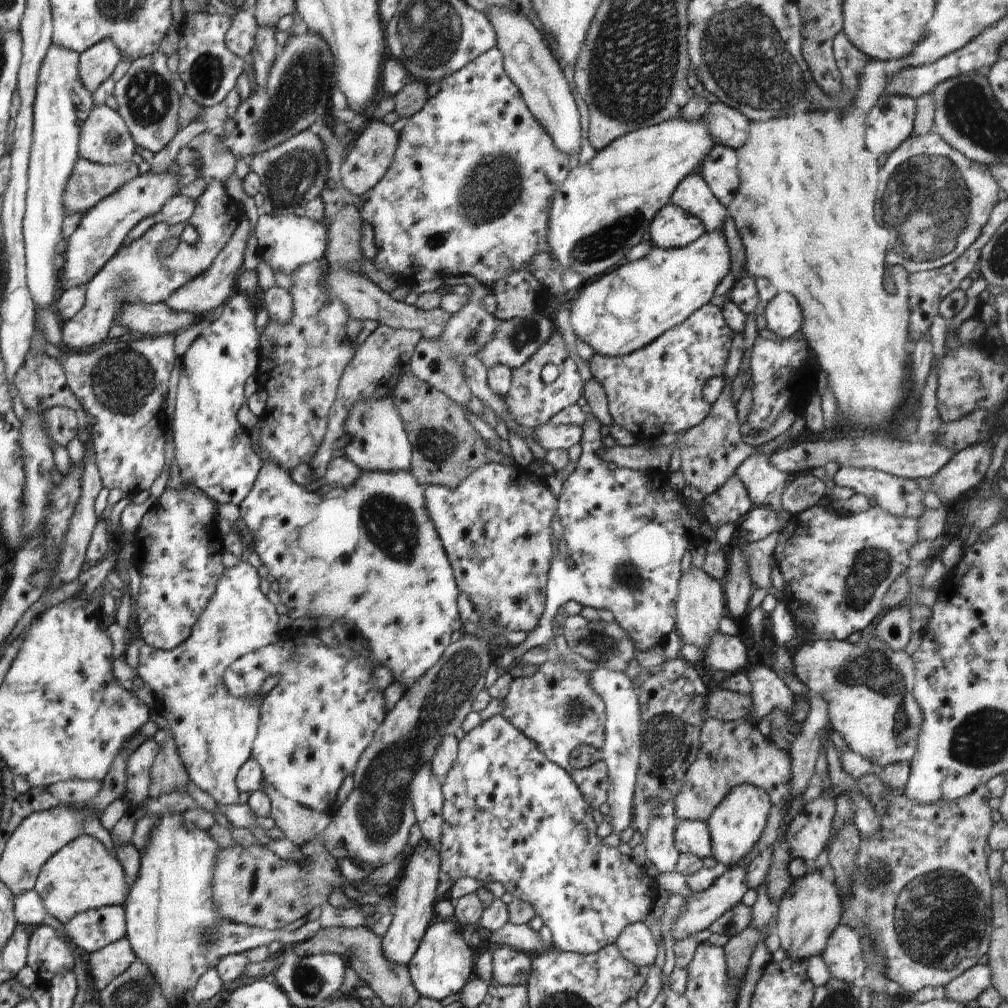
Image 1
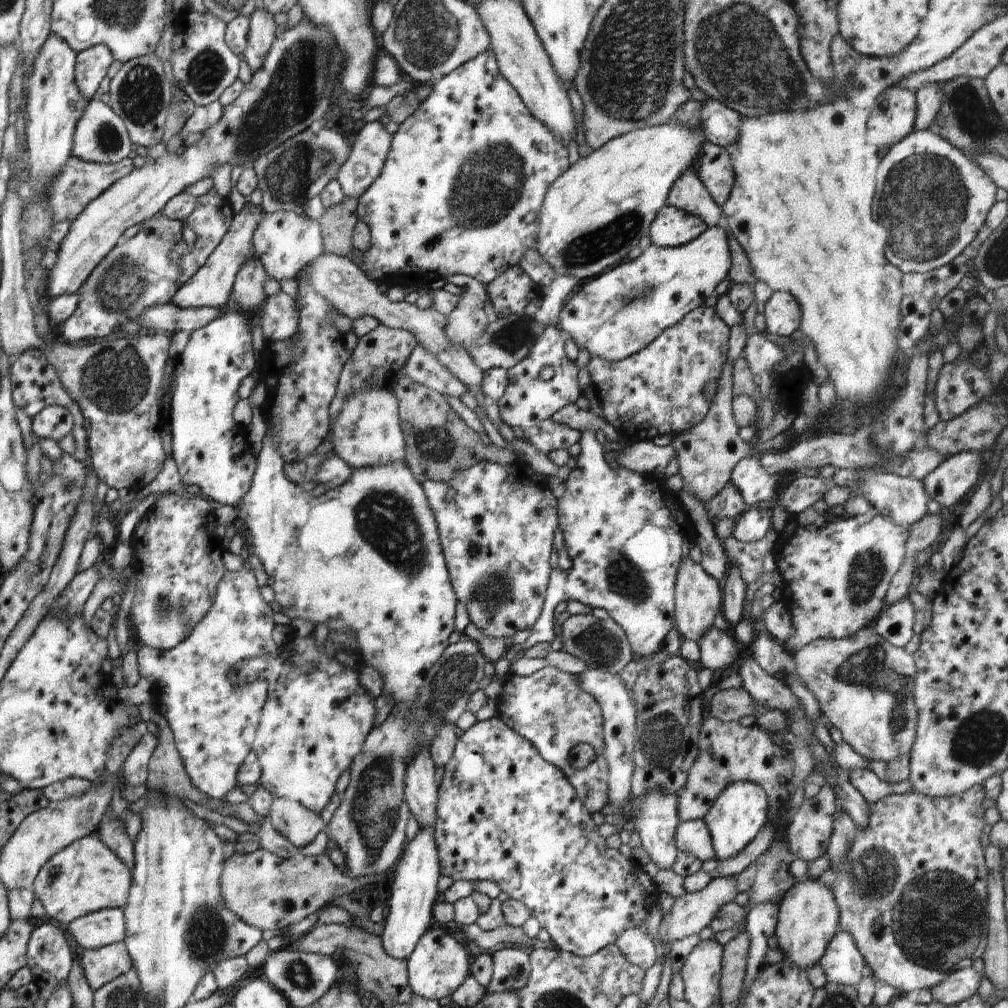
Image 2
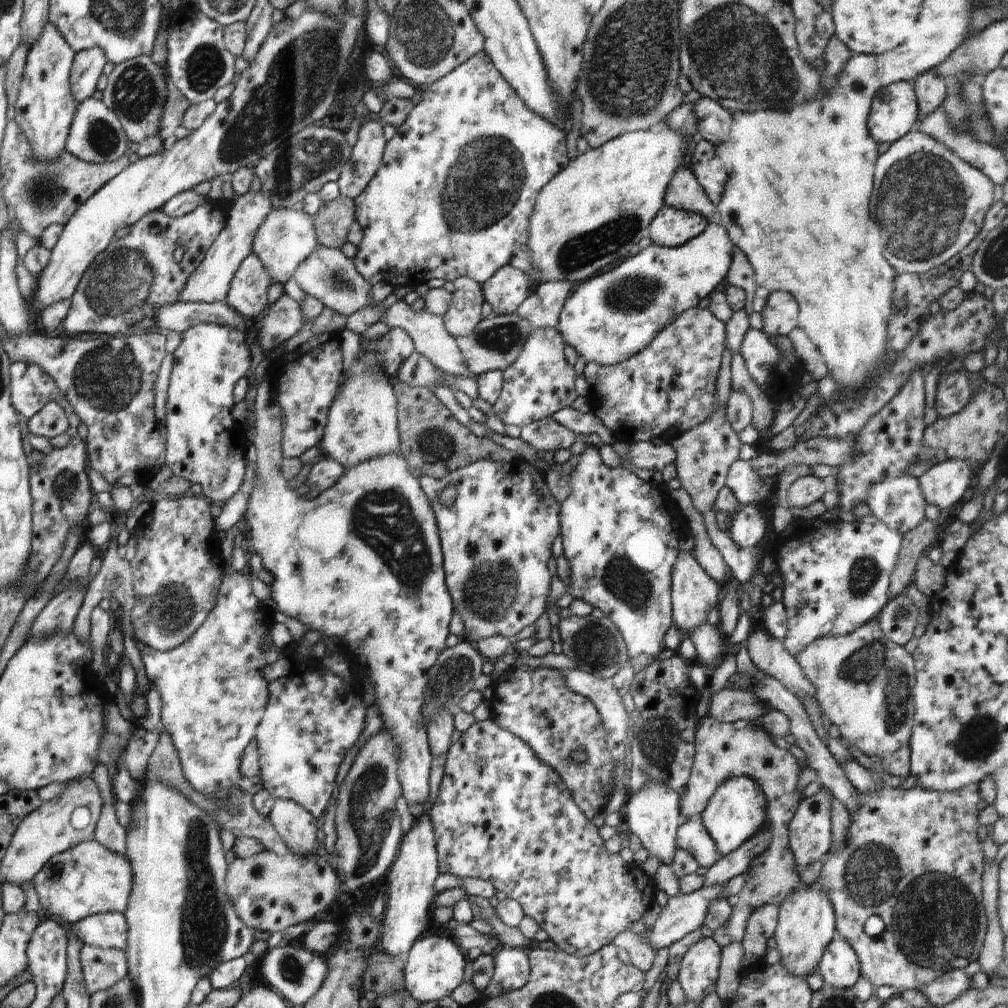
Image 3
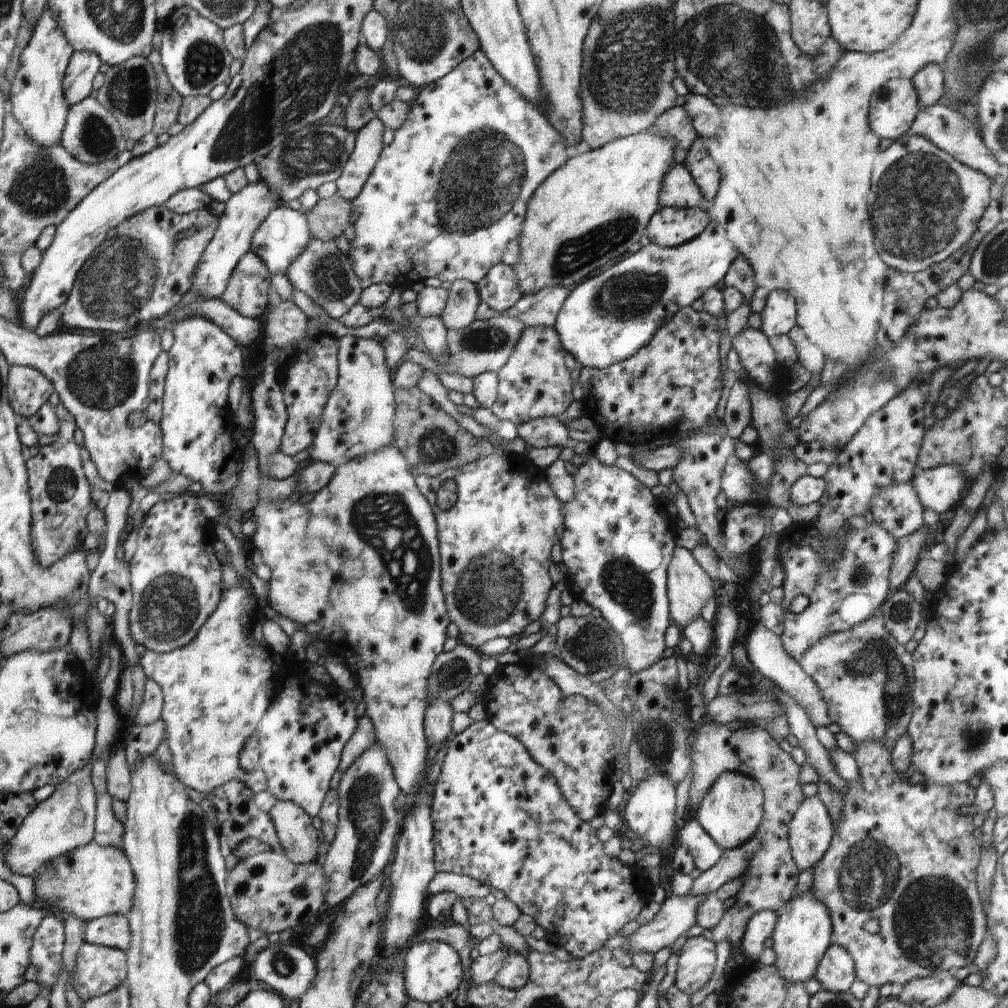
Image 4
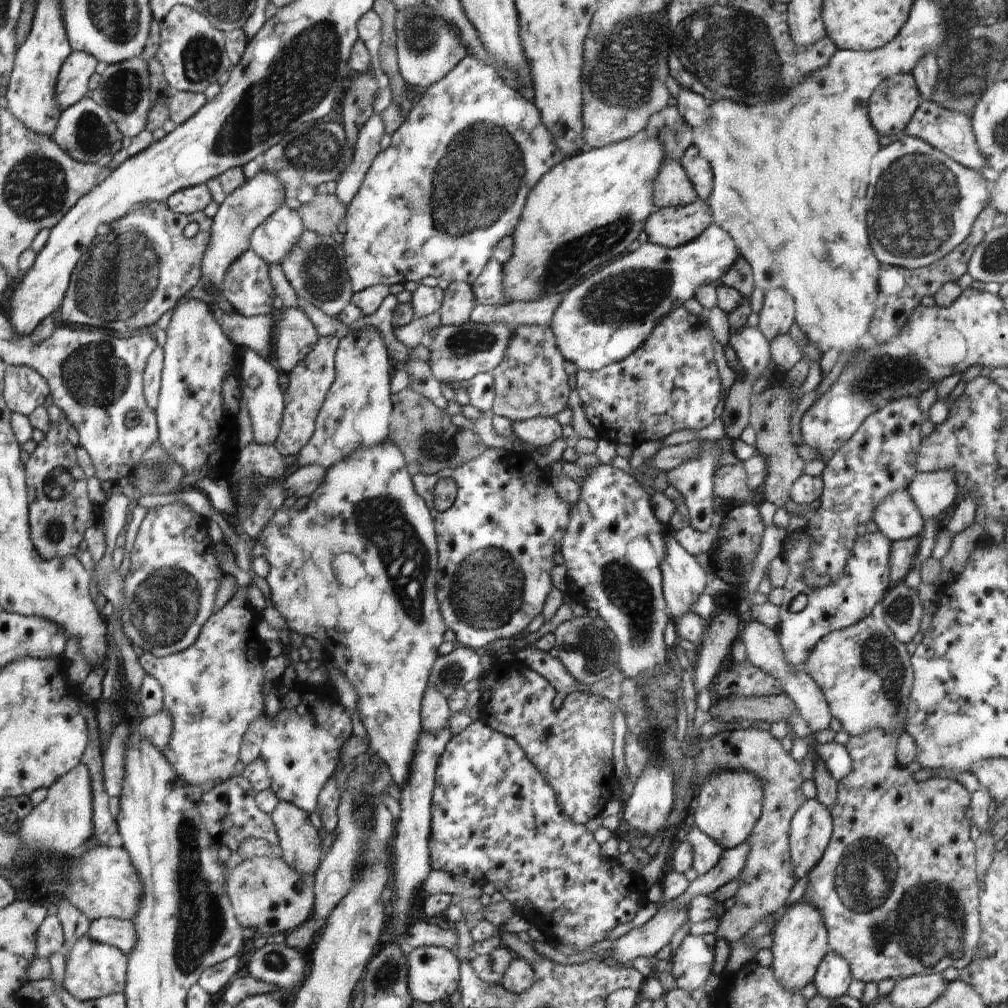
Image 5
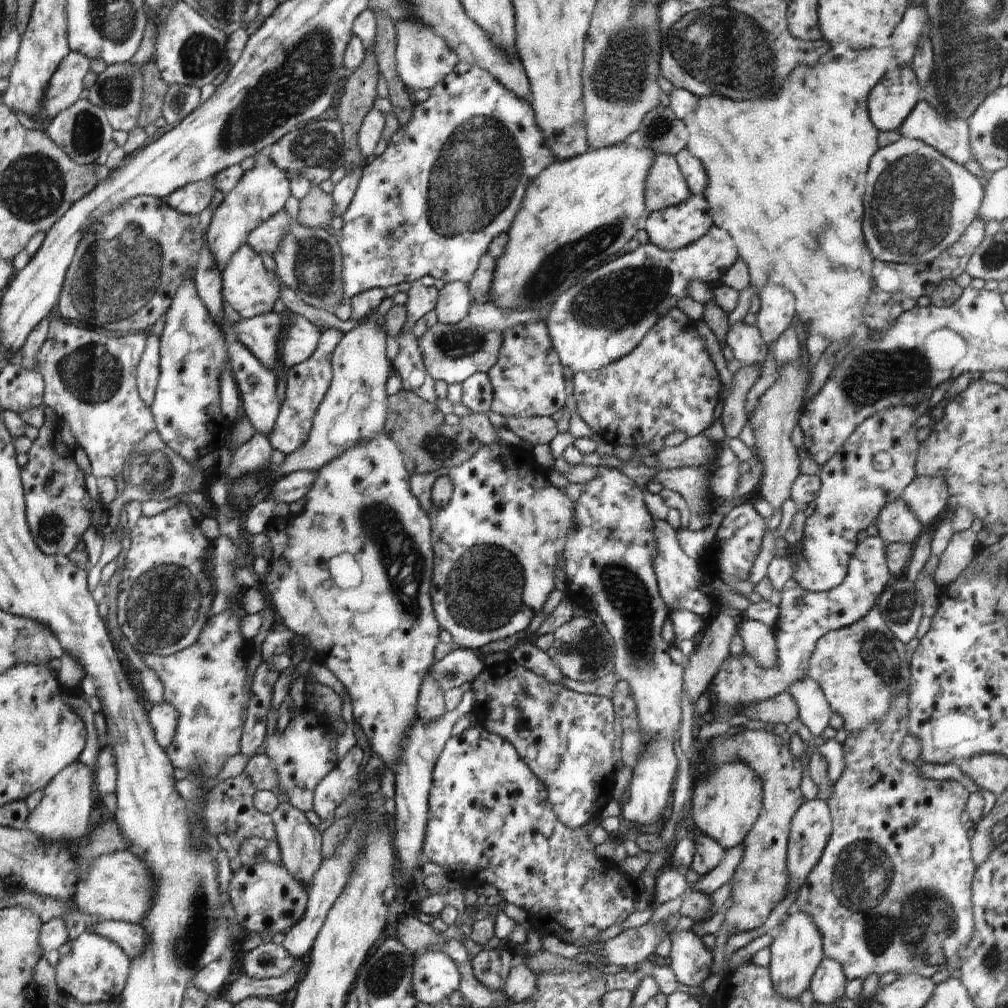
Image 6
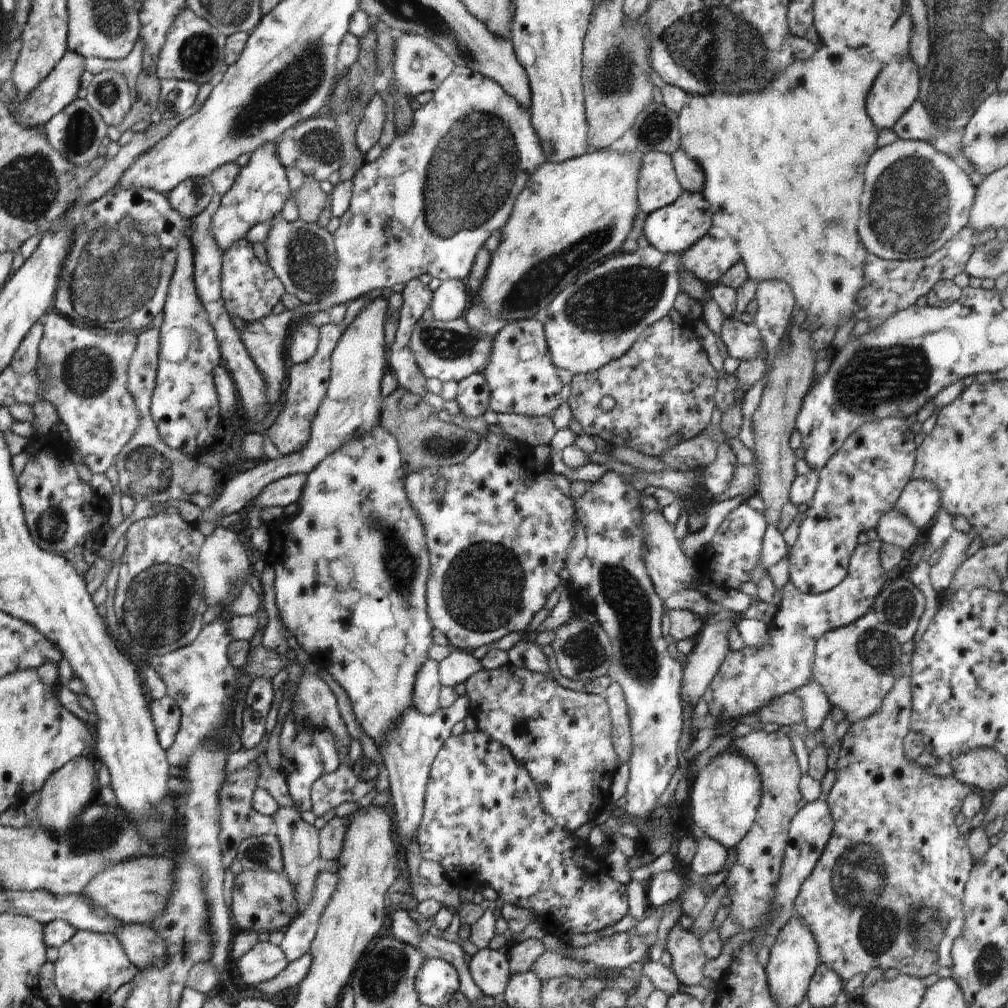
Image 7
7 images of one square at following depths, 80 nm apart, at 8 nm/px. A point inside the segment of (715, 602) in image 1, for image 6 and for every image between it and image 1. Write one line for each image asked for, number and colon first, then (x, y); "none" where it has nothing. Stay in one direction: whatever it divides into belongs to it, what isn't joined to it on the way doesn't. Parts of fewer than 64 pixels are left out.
2: (698, 597)
3: (693, 593)
4: (689, 588)
5: (683, 579)
6: (676, 572)

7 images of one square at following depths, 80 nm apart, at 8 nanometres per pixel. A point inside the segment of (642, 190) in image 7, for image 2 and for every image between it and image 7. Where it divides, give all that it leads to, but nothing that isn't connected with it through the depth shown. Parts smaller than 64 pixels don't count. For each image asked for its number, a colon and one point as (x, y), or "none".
2: (688, 193)
3: (684, 192)
4: (679, 190)
5: (671, 188)
6: (665, 186)

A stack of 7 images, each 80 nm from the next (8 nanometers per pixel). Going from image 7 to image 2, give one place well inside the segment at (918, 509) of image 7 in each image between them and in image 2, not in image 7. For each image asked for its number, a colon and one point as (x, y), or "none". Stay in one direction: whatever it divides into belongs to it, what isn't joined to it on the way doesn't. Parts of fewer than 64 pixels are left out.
2: (949, 482)
3: (943, 484)
4: (939, 489)
5: (932, 493)
6: (926, 496)

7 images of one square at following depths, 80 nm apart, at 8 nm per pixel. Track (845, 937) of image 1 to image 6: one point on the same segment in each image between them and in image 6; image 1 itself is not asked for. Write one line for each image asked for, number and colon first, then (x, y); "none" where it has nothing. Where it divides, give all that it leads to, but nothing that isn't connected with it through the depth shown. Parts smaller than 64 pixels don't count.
2: (842, 962)
3: (839, 967)
4: (836, 973)
5: (833, 976)
6: (828, 983)

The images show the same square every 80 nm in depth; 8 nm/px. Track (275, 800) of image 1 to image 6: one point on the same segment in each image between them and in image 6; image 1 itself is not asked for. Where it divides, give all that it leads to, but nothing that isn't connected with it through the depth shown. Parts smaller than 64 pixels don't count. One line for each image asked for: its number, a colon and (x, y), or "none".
2: (292, 820)
3: (297, 827)
4: (294, 827)
5: (299, 843)
6: (299, 841)

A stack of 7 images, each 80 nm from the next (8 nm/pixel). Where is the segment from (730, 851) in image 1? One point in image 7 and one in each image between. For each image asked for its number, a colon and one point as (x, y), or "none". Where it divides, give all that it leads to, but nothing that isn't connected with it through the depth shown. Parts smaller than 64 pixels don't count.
2: (741, 809)
3: (737, 810)
4: (730, 813)
5: (728, 804)
6: (727, 799)
7: (724, 798)

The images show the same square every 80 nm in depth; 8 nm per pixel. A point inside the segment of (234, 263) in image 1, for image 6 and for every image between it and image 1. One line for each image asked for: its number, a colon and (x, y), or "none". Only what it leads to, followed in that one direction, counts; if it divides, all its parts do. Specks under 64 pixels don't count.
2: (211, 285)
3: (211, 282)
4: (244, 212)
5: (243, 210)
6: (262, 191)

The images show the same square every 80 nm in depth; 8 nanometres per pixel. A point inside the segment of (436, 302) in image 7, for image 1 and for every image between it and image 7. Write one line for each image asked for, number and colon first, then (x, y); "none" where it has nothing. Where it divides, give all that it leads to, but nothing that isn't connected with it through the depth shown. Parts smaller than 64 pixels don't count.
1: (439, 363)
2: (465, 323)
3: (464, 313)
4: (463, 300)
5: (459, 300)
6: (454, 301)

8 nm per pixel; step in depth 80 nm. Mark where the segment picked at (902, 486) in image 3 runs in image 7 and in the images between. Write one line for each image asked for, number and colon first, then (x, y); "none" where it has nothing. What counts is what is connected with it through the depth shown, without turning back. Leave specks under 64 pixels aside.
4: (897, 508)
5: (897, 517)
6: (896, 523)
7: (893, 528)

